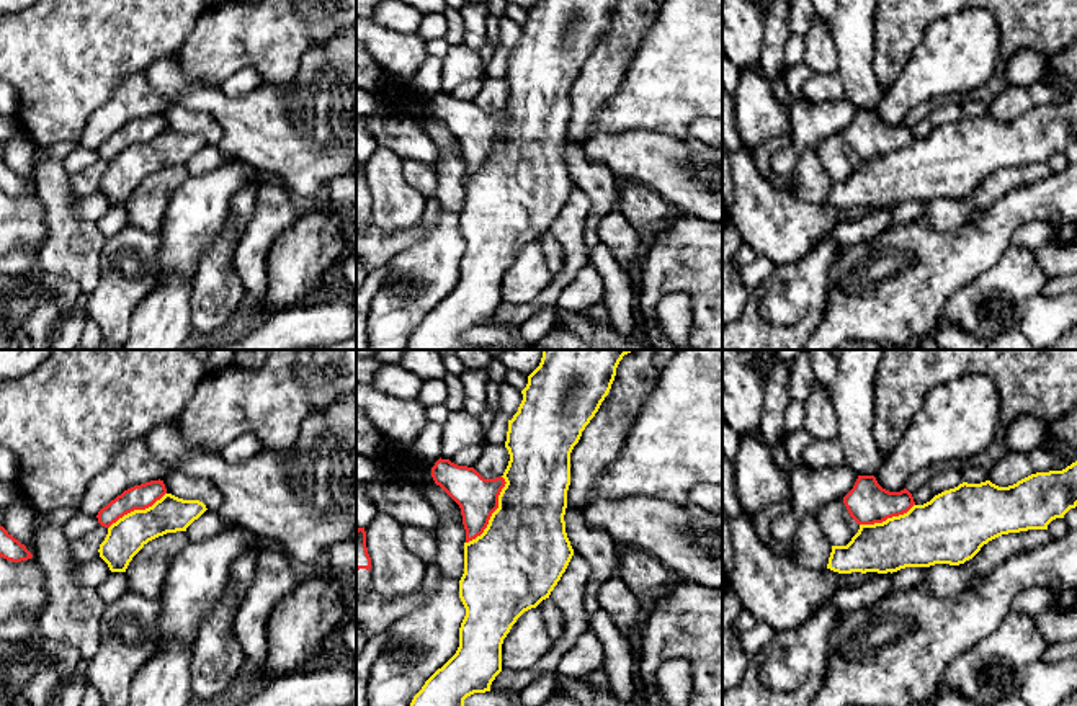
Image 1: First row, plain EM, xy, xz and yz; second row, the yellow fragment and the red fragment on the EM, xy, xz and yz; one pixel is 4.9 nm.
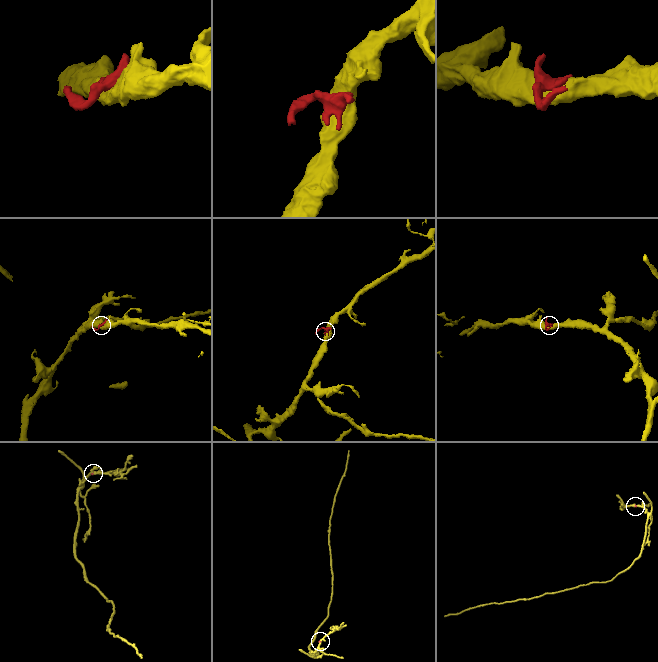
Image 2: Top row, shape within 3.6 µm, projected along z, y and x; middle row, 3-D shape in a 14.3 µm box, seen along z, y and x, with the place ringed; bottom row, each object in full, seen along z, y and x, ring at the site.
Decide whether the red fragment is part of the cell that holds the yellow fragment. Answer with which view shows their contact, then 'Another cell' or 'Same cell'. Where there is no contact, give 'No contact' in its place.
Touches yellow in xz. Another cell

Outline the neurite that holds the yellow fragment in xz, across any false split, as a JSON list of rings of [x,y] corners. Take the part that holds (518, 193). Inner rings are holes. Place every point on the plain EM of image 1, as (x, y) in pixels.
[[[538,0],[521,25],[518,46],[508,54],[505,82],[510,95],[498,142],[476,173],[464,176],[459,232],[466,250],[456,288],[413,330],[405,350],[458,350],[464,333],[490,325],[502,306],[502,278],[516,253],[536,242],[565,206],[574,183],[565,167],[570,87],[608,29],[618,0]]]

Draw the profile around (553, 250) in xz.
[[[551,232],[543,234],[538,242],[544,252],[549,271],[552,276],[557,276],[564,268],[564,248],[561,242]]]

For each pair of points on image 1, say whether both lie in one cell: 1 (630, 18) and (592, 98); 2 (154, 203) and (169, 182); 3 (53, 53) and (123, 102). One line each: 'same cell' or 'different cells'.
1: same cell
2: same cell
3: different cells

